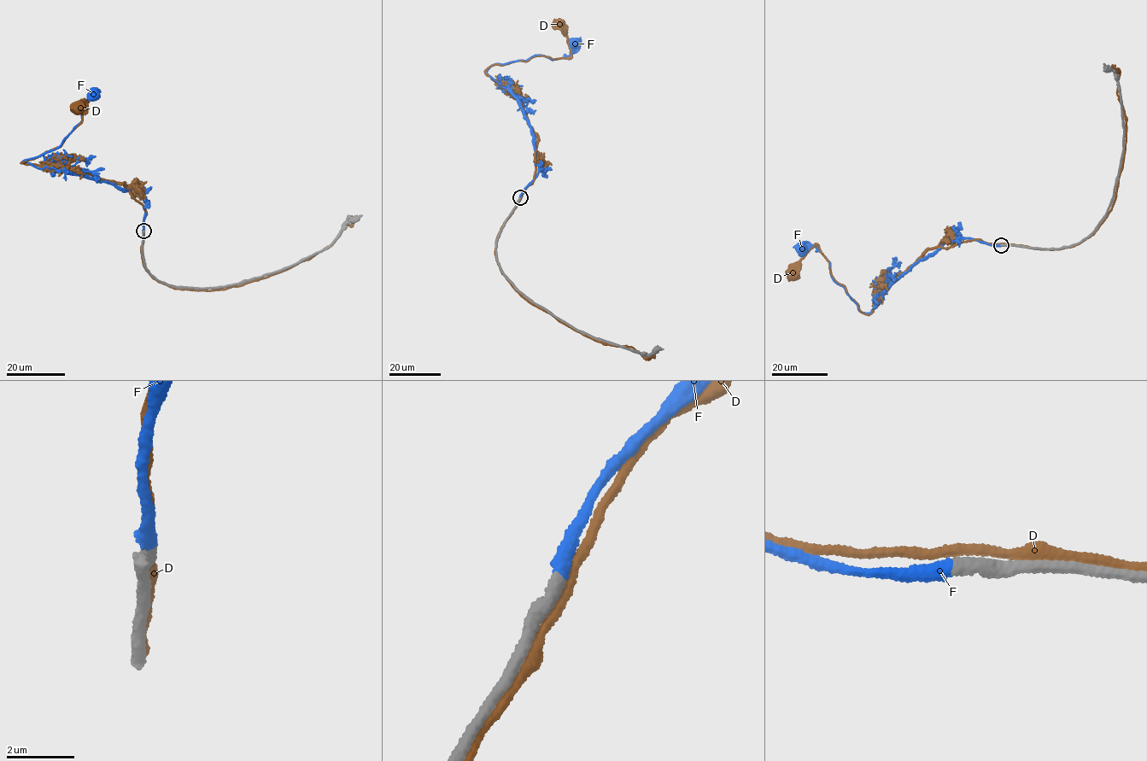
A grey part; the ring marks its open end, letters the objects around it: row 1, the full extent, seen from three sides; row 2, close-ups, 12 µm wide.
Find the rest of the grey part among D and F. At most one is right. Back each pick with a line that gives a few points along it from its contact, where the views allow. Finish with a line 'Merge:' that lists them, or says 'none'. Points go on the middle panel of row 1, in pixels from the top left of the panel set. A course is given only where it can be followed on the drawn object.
F: Its course: (519, 197), (541, 170), (532, 127), (517, 97), (486, 72), (499, 63), (570, 55), (574, 43)
Merge: F

